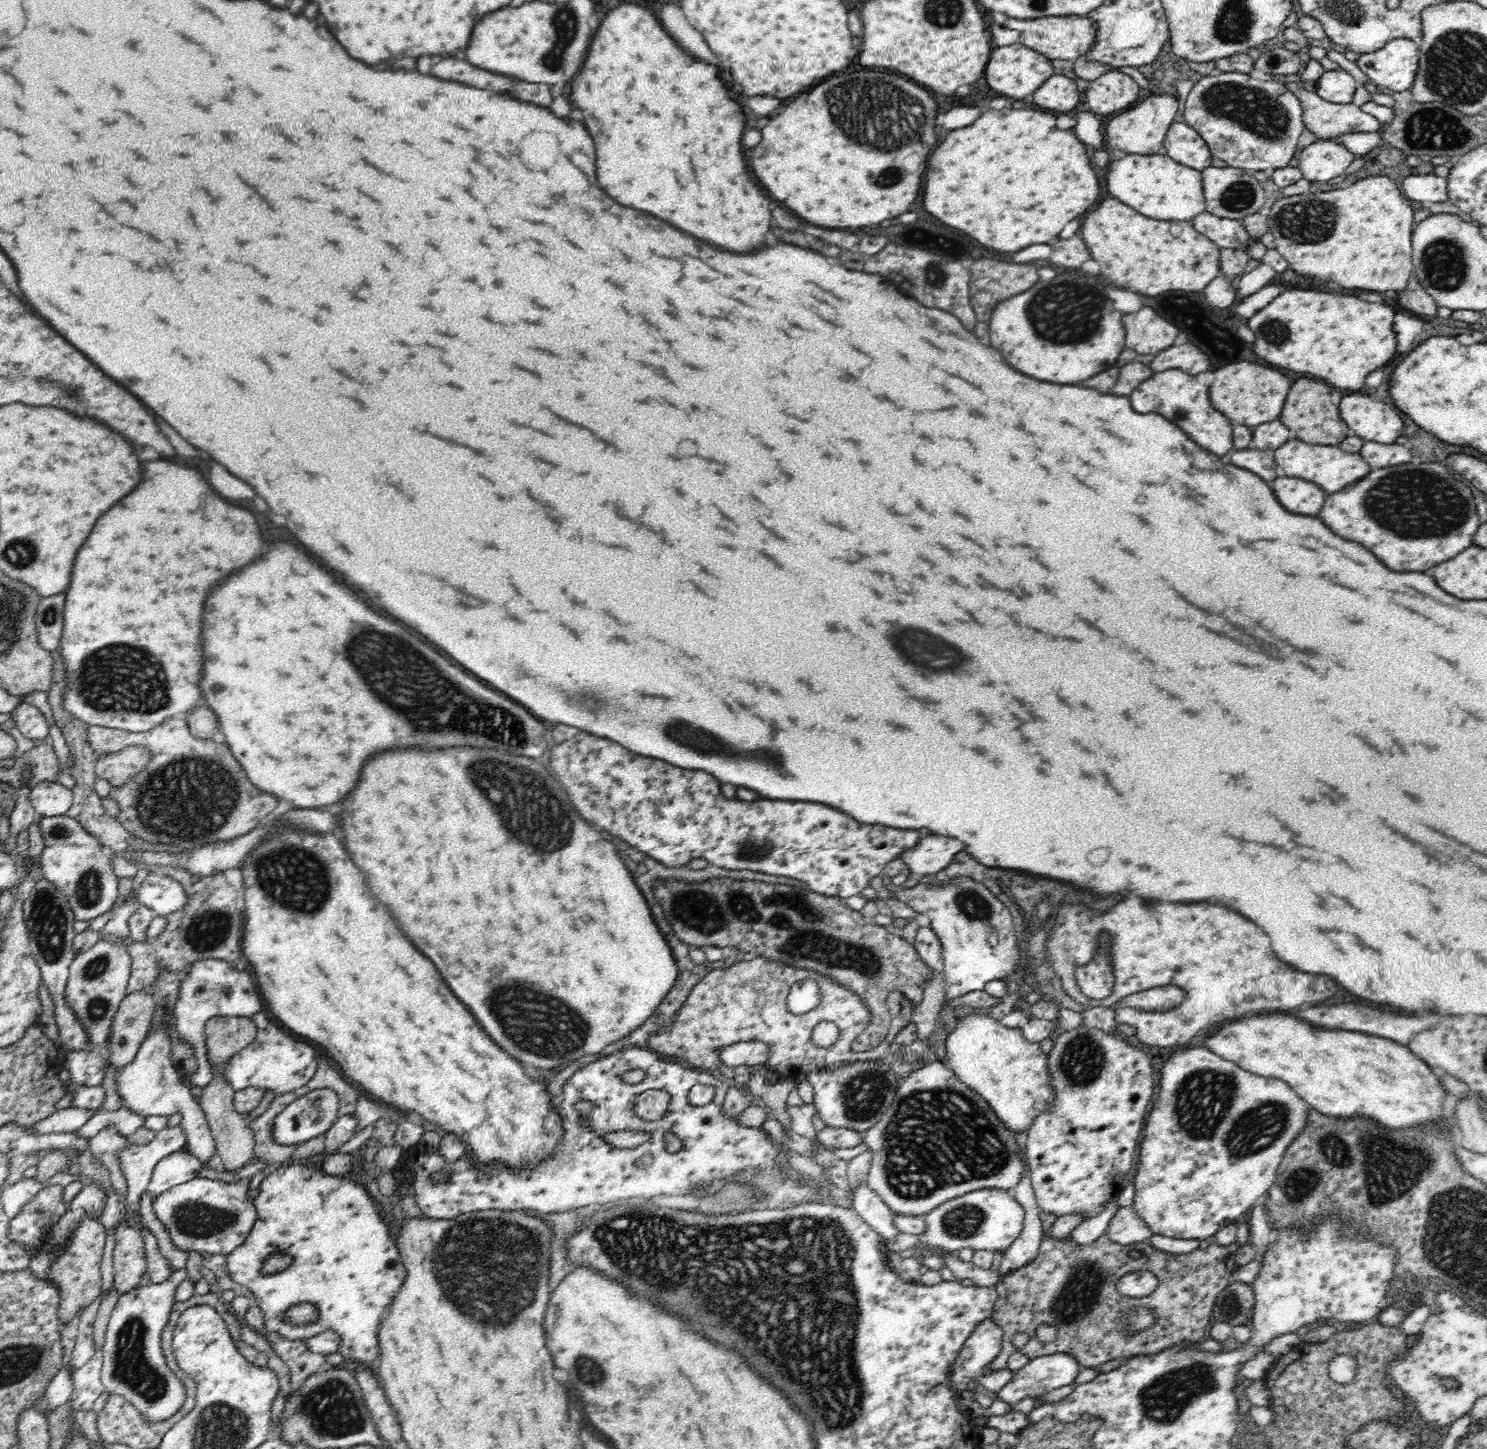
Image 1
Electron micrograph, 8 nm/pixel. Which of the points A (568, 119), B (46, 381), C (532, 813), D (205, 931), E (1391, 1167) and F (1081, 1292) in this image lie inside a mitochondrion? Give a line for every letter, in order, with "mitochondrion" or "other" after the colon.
A: other
B: mitochondrion
C: mitochondrion
D: mitochondrion
E: mitochondrion
F: mitochondrion

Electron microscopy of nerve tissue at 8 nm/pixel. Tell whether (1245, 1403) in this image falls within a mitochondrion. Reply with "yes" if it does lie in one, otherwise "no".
no

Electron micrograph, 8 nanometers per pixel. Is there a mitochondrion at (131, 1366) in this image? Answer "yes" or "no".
yes

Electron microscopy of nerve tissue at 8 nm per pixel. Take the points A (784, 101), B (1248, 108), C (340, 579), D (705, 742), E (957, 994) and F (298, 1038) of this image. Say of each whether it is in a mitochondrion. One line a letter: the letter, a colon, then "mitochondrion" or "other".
A: other
B: mitochondrion
C: other
D: mitochondrion
E: other
F: other

